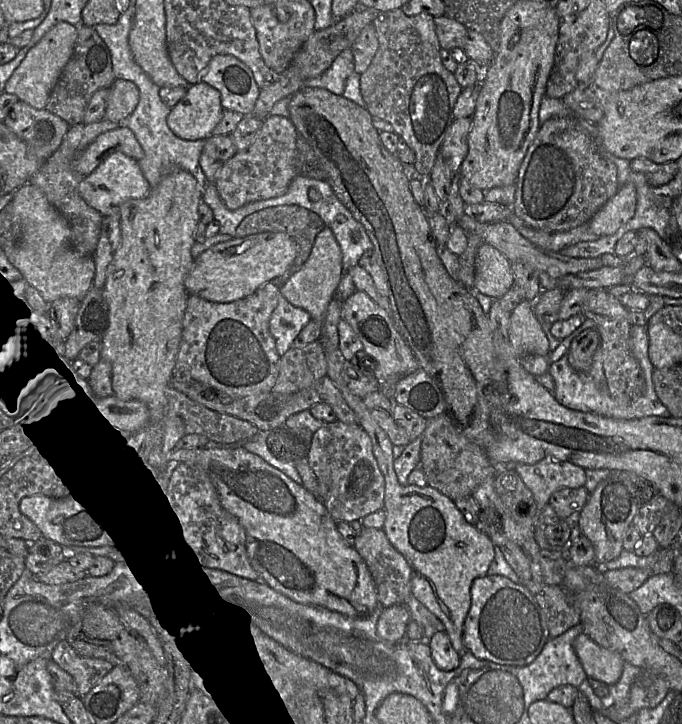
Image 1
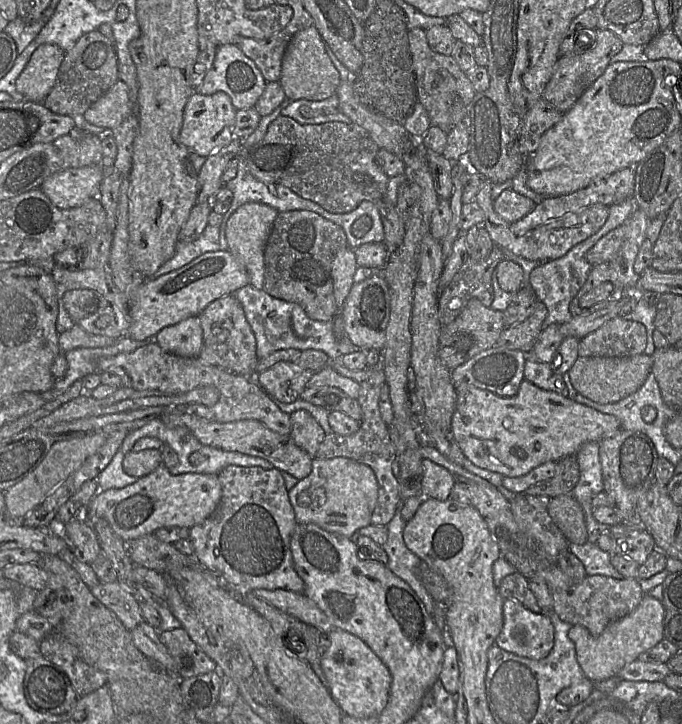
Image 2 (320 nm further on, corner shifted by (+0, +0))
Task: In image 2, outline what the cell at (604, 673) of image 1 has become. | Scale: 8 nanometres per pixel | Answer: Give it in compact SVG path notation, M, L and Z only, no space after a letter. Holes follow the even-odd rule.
M644 594L639 605L631 613L611 622L598 636L592 635L584 626L572 625L568 637L575 644L576 658L585 677L592 682L600 682L616 676L625 665L664 639L665 611L661 601Z

